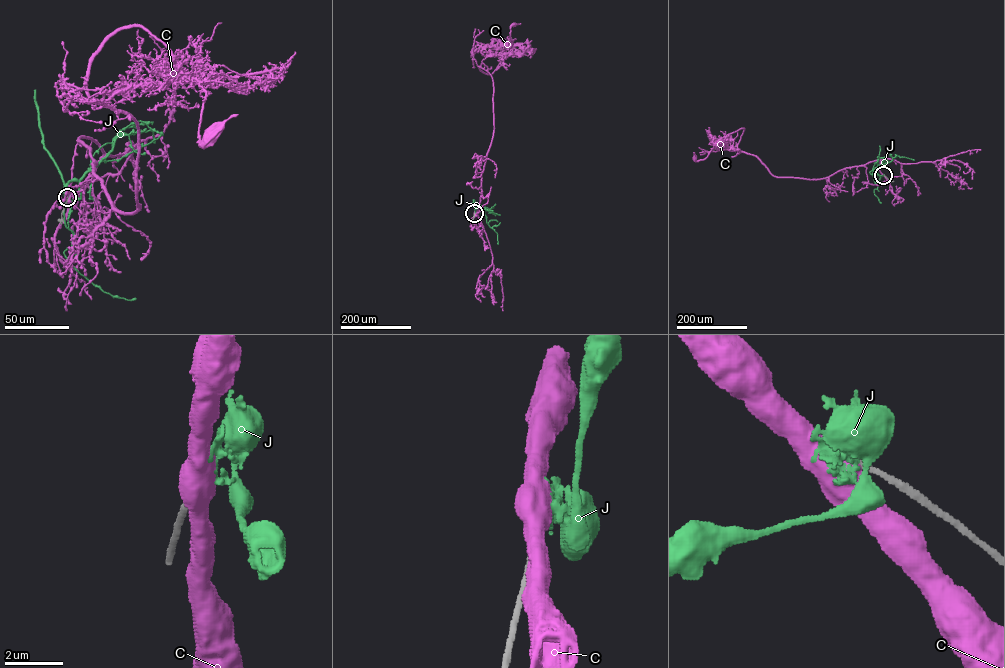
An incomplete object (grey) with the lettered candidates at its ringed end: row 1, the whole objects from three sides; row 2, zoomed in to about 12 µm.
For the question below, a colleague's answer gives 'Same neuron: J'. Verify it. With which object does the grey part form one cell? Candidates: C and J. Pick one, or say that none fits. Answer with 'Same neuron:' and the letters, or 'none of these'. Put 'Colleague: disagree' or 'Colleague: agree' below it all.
Same neuron: none of these
Colleague: disagree

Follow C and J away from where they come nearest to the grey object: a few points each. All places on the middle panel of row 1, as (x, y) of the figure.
C: (474, 213), (494, 130), (493, 80), (479, 67), (488, 74), (494, 71), (512, 44), (513, 25)
J: (474, 213), (478, 205), (473, 200), (475, 207), (473, 204), (493, 211)

